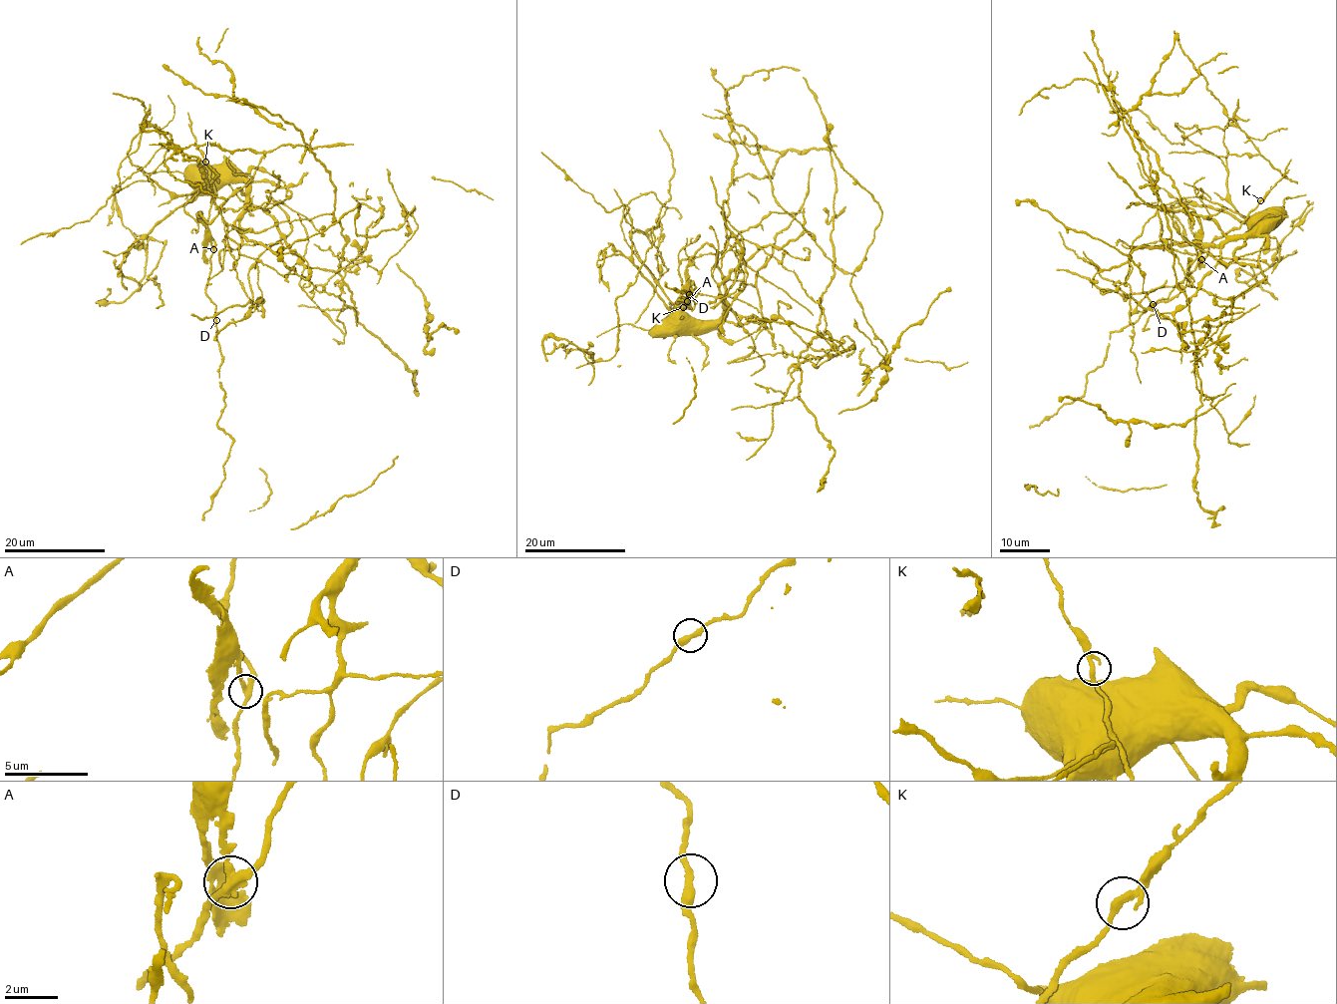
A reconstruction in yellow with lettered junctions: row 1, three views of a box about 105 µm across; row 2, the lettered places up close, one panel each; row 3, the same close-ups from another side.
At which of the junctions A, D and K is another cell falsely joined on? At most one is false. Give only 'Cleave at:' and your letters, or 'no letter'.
Cleave at: A

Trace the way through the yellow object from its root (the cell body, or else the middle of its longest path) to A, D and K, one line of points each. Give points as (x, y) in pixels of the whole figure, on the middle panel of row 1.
A: (674, 323), (670, 323), (668, 317), (684, 305), (691, 308), (683, 298), (688, 302)
D: (674, 323), (668, 317), (684, 305), (691, 308), (684, 298), (689, 303), (677, 300), (687, 300), (689, 294)
K: (674, 323), (670, 323), (668, 317), (684, 305), (689, 307), (683, 307)

